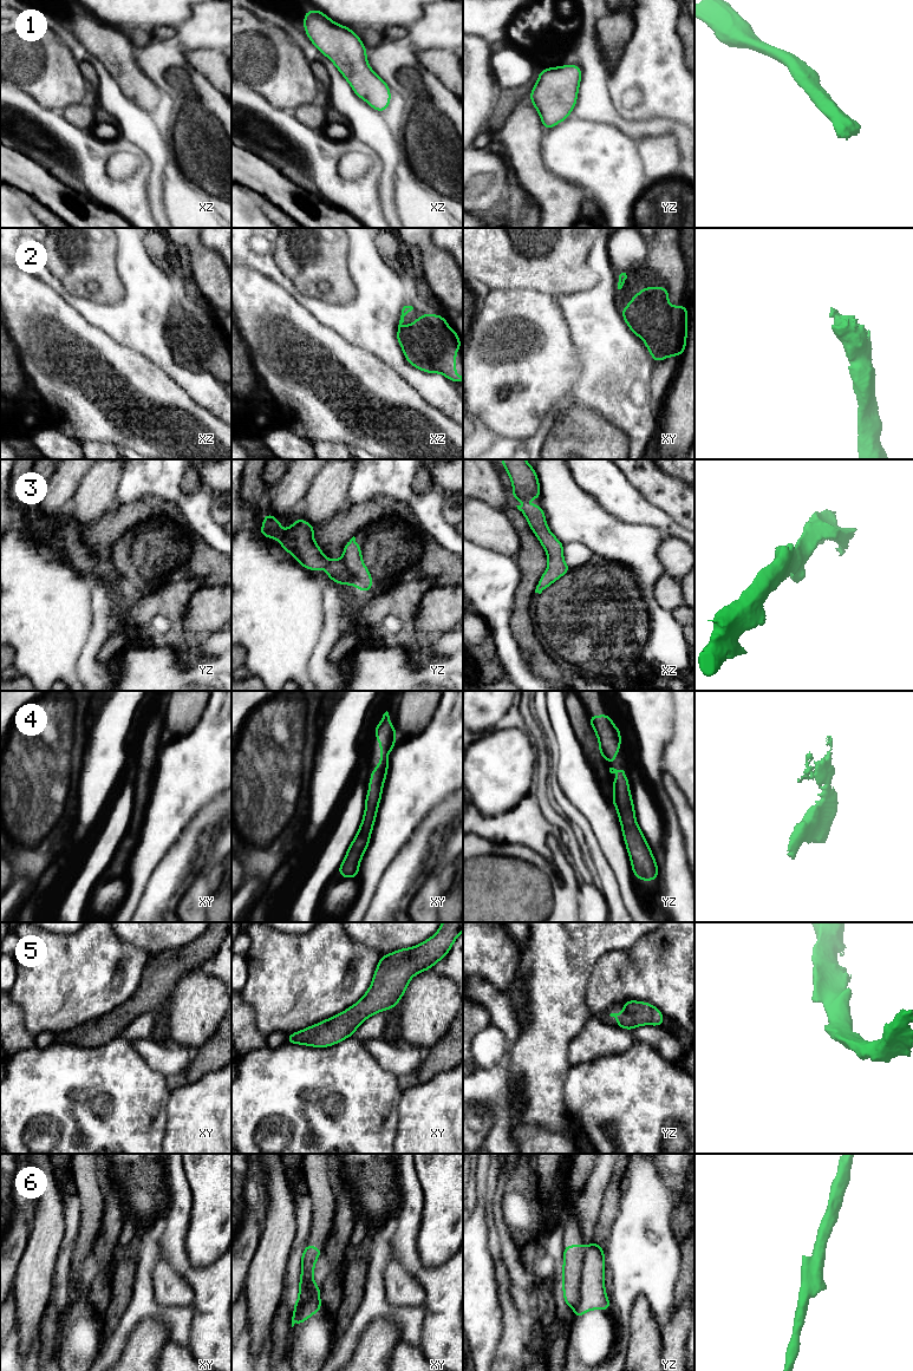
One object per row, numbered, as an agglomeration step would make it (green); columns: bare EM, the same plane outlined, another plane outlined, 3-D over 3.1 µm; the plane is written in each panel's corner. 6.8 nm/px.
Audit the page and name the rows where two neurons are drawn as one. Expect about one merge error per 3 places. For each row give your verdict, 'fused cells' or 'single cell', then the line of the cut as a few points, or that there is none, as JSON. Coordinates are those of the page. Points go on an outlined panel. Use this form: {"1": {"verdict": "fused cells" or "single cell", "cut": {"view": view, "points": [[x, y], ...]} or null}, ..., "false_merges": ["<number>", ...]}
{"1": {"verdict": "single cell", "cut": null}, "2": {"verdict": "single cell", "cut": null}, "3": {"verdict": "single cell", "cut": null}, "4": {"verdict": "single cell", "cut": null}, "5": {"verdict": "single cell", "cut": null}, "6": {"verdict": "fused cells", "cut": {"view": "yz", "points": [[585, 1247], [581, 1266], [580, 1299], [575, 1310]]}}, "false_merges": ["6"]}

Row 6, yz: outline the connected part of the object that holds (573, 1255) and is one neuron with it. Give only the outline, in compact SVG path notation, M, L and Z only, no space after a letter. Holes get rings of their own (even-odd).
M583 1245L563 1247L562 1290L566 1305L576 1310L580 1300L581 1266L585 1253Z

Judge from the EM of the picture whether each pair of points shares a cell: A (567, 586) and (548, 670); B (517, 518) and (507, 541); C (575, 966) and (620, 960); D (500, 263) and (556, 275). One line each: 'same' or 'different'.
A: different
B: different
C: different
D: same

